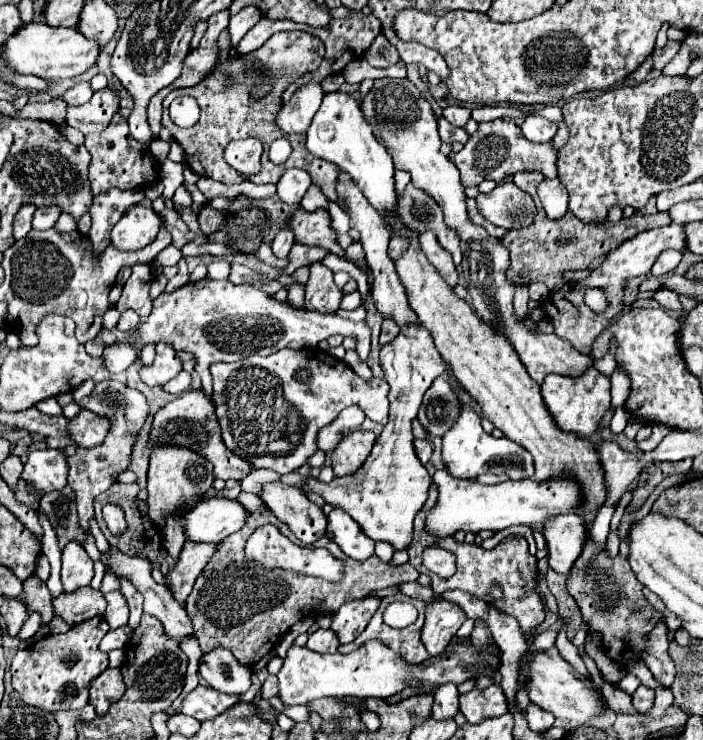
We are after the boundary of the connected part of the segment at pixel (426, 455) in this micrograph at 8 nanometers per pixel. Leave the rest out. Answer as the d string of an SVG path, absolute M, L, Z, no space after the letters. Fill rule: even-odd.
M415 439L415 451L417 451L419 461L423 465L427 465L431 459L431 453L433 453L433 445L427 439Z

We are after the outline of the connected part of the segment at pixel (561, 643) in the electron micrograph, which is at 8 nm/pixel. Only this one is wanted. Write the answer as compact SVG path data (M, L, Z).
M565 625L559 629L559 633L557 633L557 641L555 641L555 647L559 649L559 653L581 673L581 675L587 675L587 669L585 669L585 663L583 663L583 659L579 657L579 653L577 653L577 649L571 645L571 641L567 639L567 635L565 635Z

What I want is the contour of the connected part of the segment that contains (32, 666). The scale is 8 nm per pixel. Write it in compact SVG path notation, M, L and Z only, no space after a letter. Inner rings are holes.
M103 617L87 619L67 633L49 635L31 643L27 649L17 651L11 663L13 671L13 689L19 697L33 707L45 711L59 711L59 709L83 709L87 705L87 691L91 679L101 675L107 669L107 653L101 653L99 641L109 631L109 625Z

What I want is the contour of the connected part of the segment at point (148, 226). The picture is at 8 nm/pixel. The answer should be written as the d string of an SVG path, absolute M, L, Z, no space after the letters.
M135 205L113 227L111 243L117 249L143 249L153 243L161 227L159 215L143 205Z

